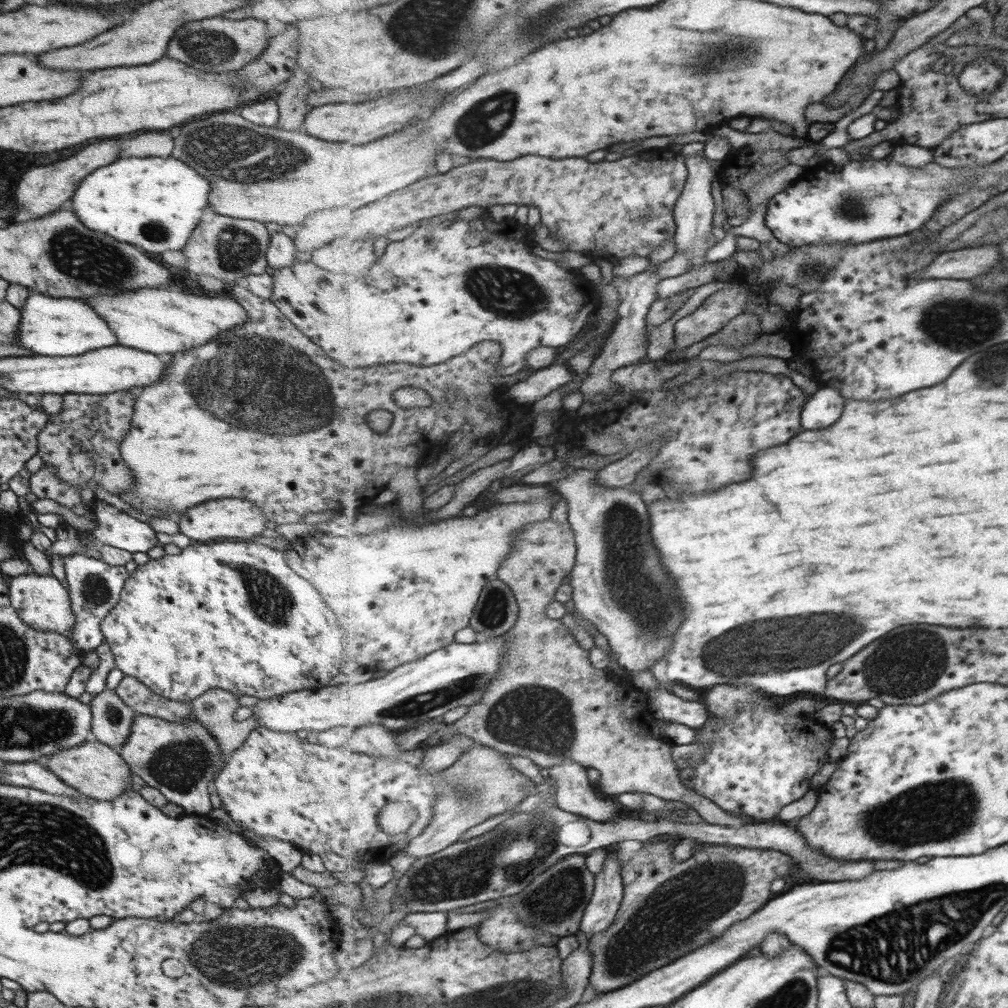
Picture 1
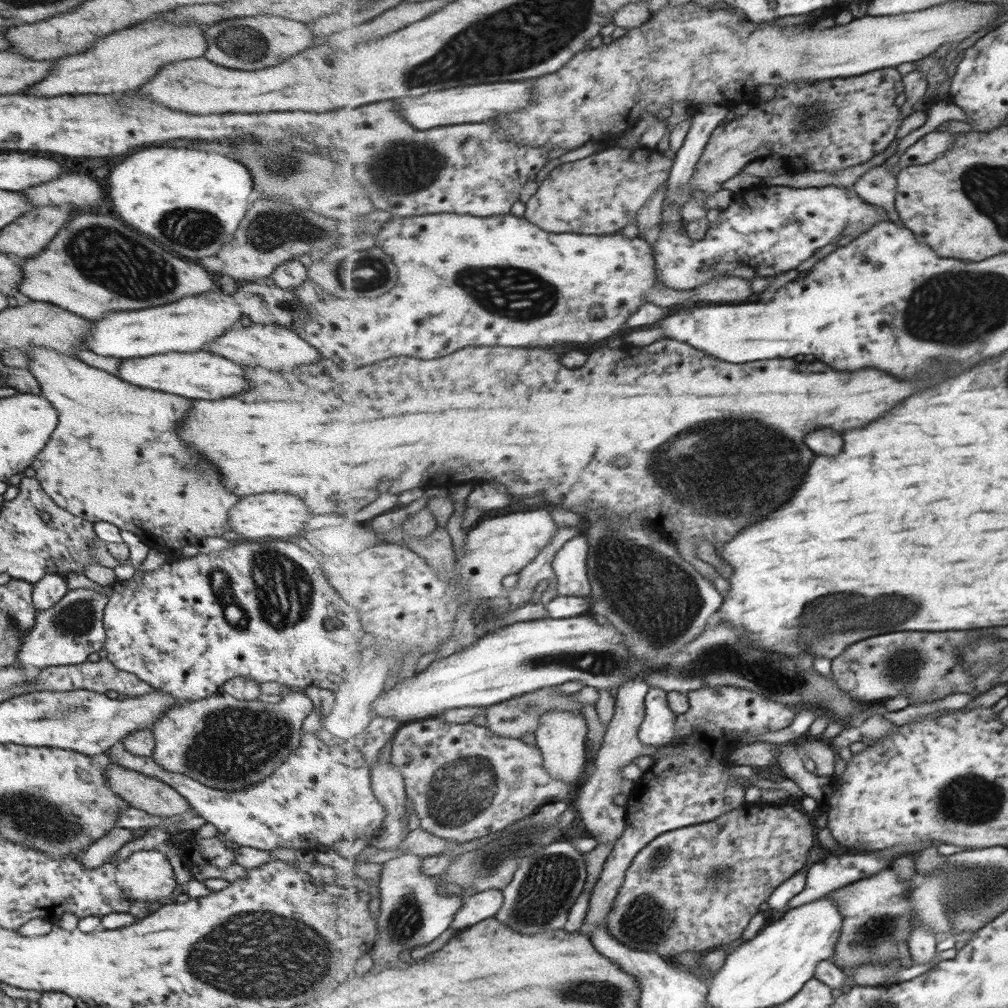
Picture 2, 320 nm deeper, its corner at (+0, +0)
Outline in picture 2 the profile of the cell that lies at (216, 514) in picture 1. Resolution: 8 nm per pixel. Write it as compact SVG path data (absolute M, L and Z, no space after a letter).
M258 494L246 496L229 512L229 525L232 530L244 538L286 538L286 536L302 535L305 524L312 517L307 504L299 496L290 494Z

